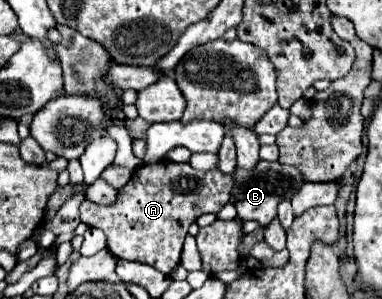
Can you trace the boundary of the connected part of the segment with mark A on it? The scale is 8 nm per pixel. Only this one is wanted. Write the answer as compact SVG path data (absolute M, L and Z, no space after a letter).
M161 160L153 166L143 164L141 168L137 168L131 176L131 182L127 182L127 186L123 186L123 190L119 190L119 198L113 206L99 206L99 204L93 204L91 200L83 200L81 222L89 228L99 228L105 232L107 250L113 256L147 264L147 266L169 276L171 270L179 264L179 256L181 256L183 240L187 236L187 228L201 214L207 214L207 212L217 214L229 202L231 190L233 190L233 176L231 174L223 174L219 170L201 172L201 170L191 168L191 164L177 164L171 160Z

